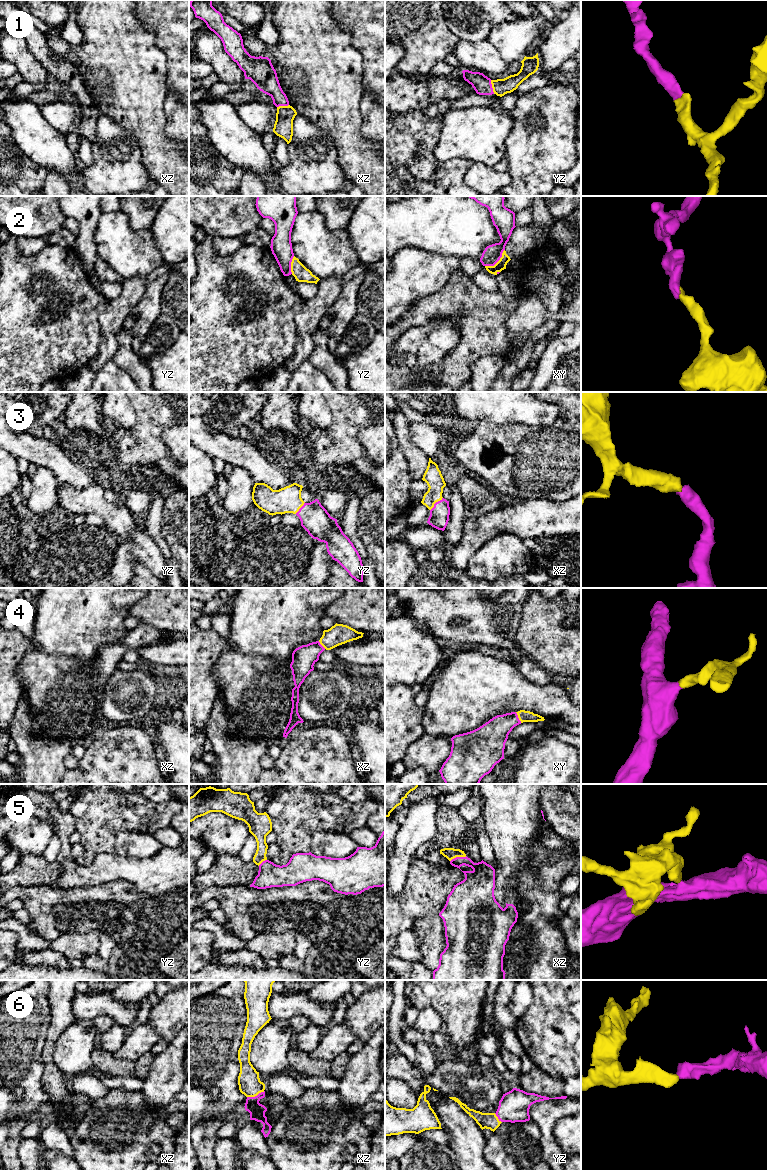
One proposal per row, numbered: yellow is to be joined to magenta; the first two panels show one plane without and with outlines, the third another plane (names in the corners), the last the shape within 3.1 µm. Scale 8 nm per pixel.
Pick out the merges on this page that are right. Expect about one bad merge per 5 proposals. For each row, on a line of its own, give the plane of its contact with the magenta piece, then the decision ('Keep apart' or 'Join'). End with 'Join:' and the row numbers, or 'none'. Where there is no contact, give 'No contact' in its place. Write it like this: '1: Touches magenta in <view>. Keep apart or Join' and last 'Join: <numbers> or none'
1: Touches magenta in yz. Join
2: Touches magenta in xy. Keep apart
3: Touches magenta in xz. Join
4: Touches magenta in xy. Join
5: Touches magenta in xz. Join
6: Touches magenta in xz. Join
Join: 1, 3, 4, 5, 6

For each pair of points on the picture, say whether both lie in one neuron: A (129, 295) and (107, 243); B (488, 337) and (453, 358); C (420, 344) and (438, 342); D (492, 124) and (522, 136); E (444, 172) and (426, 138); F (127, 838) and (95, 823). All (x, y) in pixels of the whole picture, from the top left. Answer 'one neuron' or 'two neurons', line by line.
A: two neurons
B: one neuron
C: one neuron
D: two neurons
E: one neuron
F: two neurons

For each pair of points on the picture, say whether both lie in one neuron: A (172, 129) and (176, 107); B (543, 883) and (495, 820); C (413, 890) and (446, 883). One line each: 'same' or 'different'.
A: same
B: same
C: same

